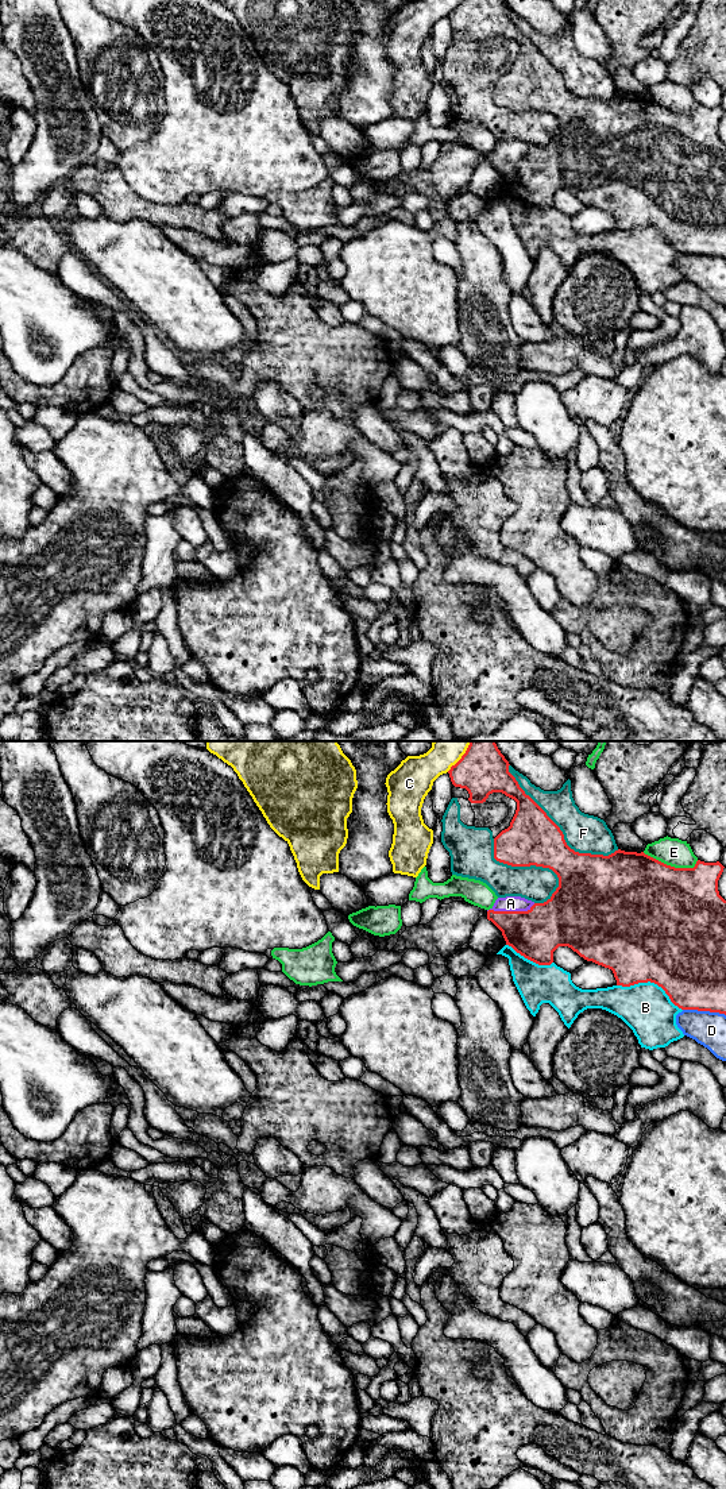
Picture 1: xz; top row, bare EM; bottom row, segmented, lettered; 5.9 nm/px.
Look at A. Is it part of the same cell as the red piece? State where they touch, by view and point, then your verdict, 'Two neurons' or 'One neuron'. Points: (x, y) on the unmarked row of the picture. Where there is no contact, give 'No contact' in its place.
Touches red at xz (510, 155). One neuron

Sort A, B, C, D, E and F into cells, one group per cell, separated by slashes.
A / B / C / D / E / F

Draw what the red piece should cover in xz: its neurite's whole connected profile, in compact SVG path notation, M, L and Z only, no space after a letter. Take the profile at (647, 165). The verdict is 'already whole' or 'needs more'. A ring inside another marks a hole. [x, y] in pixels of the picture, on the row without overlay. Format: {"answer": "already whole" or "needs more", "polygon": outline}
{"answer": "needs more", "polygon": "M462 0L448 15L455 31L466 32L471 47L483 47L493 36L502 36L517 46L510 70L494 82L494 103L511 111L542 111L559 121L559 131L544 147L521 140L498 142L487 154L487 163L501 175L506 189L525 202L551 209L553 196L568 190L587 205L613 215L617 229L654 227L681 254L698 254L726 259L726 144L719 139L718 124L723 109L698 104L694 112L675 112L644 96L615 94L609 100L579 97L571 93L560 72L520 31L509 16L505 0Z"}

